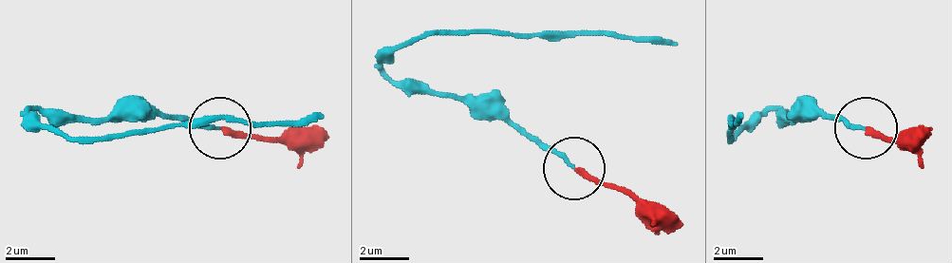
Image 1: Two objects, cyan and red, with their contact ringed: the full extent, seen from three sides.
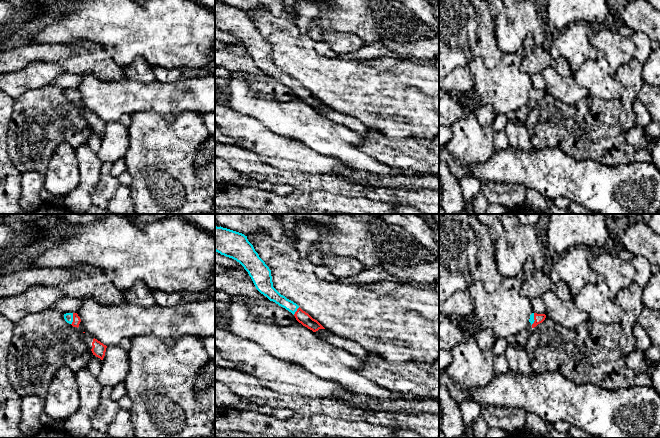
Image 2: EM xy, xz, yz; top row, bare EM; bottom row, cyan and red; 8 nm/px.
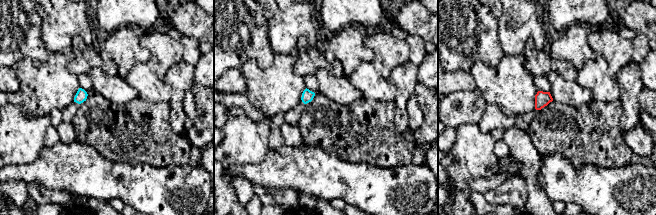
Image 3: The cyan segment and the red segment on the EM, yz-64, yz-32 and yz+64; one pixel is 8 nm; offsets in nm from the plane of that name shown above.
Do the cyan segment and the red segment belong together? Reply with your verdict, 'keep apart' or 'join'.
join

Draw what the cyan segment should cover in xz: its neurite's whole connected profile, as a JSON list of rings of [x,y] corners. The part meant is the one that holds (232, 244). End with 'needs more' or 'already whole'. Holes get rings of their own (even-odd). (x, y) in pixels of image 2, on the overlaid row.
[[[215,226],[215,251],[239,262],[248,272],[256,289],[270,301],[291,312],[303,326],[313,332],[325,329],[296,303],[281,295],[273,287],[271,270],[259,257],[247,236],[221,226]]]; needs more

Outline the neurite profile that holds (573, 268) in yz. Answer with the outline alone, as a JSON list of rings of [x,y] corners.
[[[576,246],[562,254],[554,263],[549,275],[554,284],[564,282],[575,297],[587,283],[599,281],[599,276],[590,268],[589,257],[585,250]]]

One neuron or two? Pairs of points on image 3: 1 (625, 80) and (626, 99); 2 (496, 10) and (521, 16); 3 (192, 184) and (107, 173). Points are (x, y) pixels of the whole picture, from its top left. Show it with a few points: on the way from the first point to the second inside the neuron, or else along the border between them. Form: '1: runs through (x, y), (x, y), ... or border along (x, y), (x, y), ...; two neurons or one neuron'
1: runs through (626, 85), (626, 94); one neuron
2: border along (503, 10), (497, 18); two neurons
3: runs through (171, 184), (128, 183); one neuron

